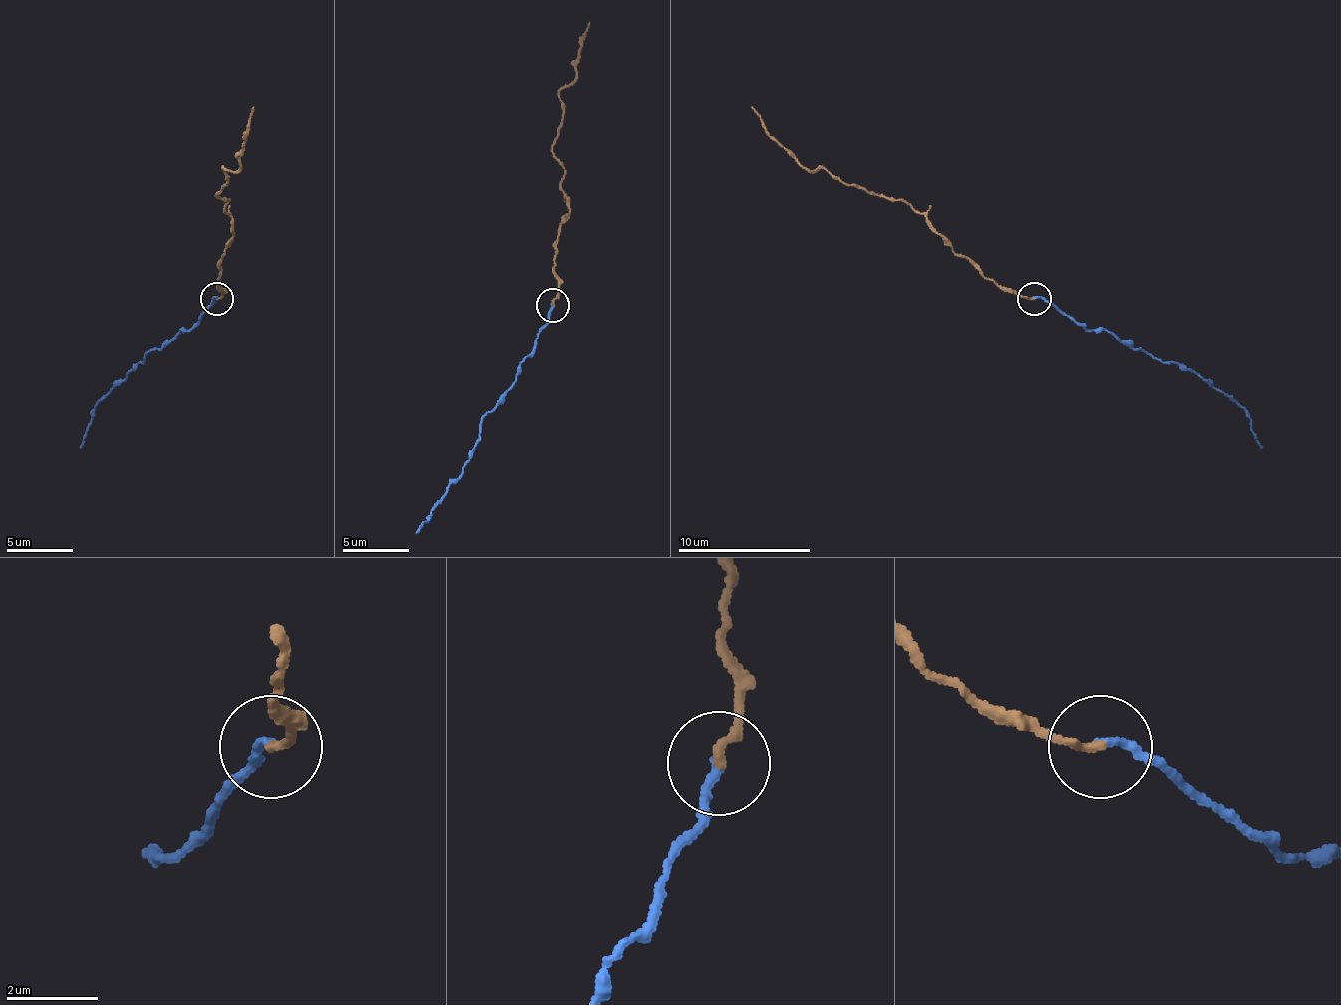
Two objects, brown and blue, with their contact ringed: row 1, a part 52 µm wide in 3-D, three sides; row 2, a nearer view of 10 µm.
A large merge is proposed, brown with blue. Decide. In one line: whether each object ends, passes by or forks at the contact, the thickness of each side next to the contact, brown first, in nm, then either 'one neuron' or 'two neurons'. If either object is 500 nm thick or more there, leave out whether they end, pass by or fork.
brown ends there; blue ends there; 190 nm thick on the brown side, 180 nm on the other; one neuron

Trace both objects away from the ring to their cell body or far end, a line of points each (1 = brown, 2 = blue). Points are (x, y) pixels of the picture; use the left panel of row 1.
1: (217, 298), (221, 254), (231, 237), (227, 204), (217, 194), (227, 184), (224, 167), (241, 167), (254, 107)
2: (217, 298), (211, 301), (187, 331), (181, 331), (147, 354), (94, 408), (81, 448)

